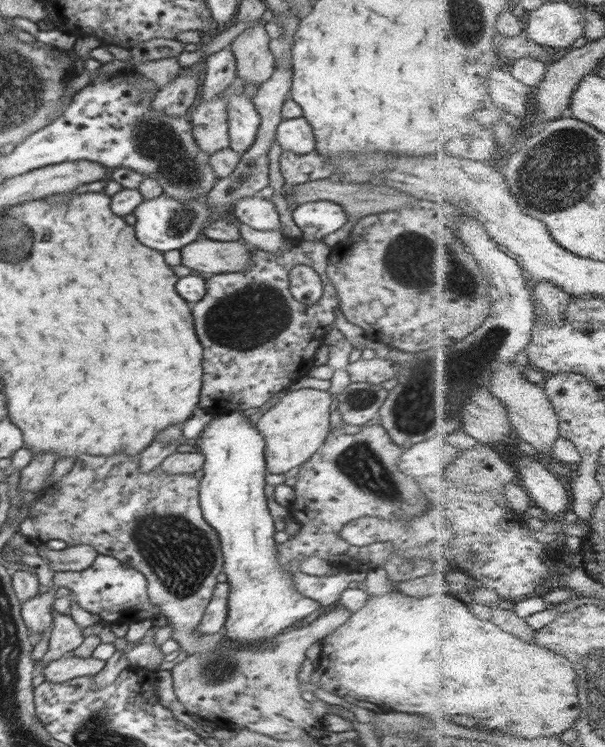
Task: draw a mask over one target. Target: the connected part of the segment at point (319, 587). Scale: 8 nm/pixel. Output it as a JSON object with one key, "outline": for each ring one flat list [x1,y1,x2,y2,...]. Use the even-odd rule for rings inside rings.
{"outline":[[301,571,293,576,293,586,302,596,329,609,339,605,340,594,348,588,350,580,352,576,346,571,329,576,313,576]]}

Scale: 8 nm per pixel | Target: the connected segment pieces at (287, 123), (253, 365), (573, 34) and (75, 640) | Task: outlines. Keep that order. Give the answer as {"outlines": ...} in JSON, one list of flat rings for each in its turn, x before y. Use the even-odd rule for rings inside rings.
{"outlines":[[[303,115,298,118,284,119,277,128,275,139,283,150,299,155,314,151,317,143,314,132]],[[286,238,290,243,290,248,280,253,271,253,258,248,254,248,251,252,250,266,242,272,227,272,217,275,207,276,205,278,206,294,202,300,191,304,191,313,193,314,193,321,195,324,195,333,203,346,203,383,201,386,201,395,199,400,199,407,210,408,214,406,219,413,229,411,243,411,247,408,258,408,265,404,273,395,281,390,288,389,291,384,298,381,301,377,307,376,310,369,314,366,314,354,318,348,322,348,322,328,326,328,327,324,332,324,334,321,334,308,339,306,337,298,337,290,331,283,327,275,327,268,329,261,332,258,332,248,323,243,322,241,304,241,302,239],[306,265,314,269,321,278,323,284,323,298,315,304,302,304,296,300,289,291,289,272,294,266]],[[547,2,527,17,530,38,556,50,572,49,576,40,585,37,588,24,582,10,570,2]],[[53,610,52,613,54,627,49,639,49,647,42,659,38,662,35,661,34,677,43,673,46,664,60,659,68,652,71,653,84,642,85,637,82,635,82,628,78,627,70,616,68,617,56,610]]]}

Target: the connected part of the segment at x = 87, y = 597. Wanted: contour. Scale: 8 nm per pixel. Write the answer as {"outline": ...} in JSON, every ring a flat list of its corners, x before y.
{"outline":[[99,554,88,568,80,572,55,571,53,583,57,588,68,588,72,592,70,595,72,600,80,608,92,614,102,614,106,610,114,610,114,614,142,612,144,620,154,616,154,614,148,614,150,610,154,610,155,606,152,606,149,594,147,593,146,577,135,568,130,567,113,556]]}

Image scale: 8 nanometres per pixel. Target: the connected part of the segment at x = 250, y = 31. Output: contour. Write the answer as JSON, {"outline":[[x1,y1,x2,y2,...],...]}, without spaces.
{"outline":[[264,23,244,30,229,47,237,62,237,76,251,84,262,84,274,72,276,62,270,51,271,38]]}

